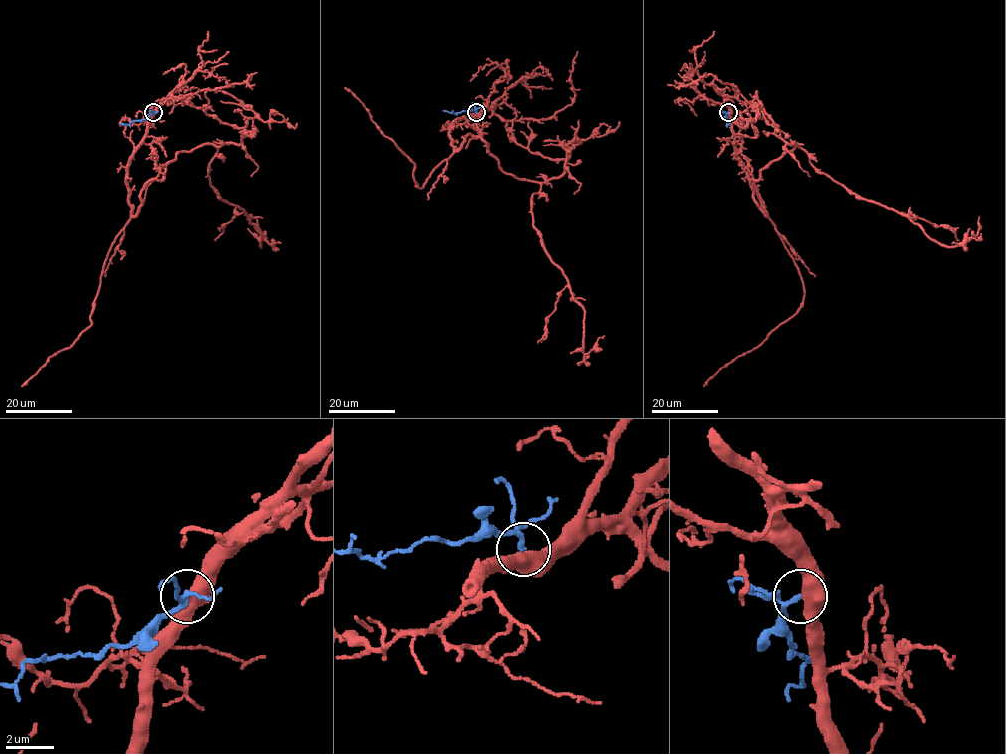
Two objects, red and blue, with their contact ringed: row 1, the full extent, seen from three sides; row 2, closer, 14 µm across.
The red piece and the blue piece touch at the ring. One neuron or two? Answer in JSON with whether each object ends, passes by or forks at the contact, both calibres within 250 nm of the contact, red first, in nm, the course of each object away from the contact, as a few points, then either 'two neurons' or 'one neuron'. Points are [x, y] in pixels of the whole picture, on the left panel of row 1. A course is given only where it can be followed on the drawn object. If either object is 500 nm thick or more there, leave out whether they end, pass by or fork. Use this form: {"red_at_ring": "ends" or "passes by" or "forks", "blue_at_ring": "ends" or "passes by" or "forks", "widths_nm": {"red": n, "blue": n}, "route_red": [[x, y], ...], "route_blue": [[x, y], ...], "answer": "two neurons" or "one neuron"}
{"widths_nm": {"red": 550, "blue": 160}, "route_red": [[153, 112], [143, 141], [157, 179], [180, 151], [215, 145], [209, 183], [261, 246], [281, 243]], "route_blue": [[153, 112], [128, 124], [120, 124]], "answer": "one neuron"}

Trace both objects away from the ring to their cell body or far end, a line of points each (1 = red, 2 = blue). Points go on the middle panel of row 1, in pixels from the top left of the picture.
1: (476, 113), (466, 119), (498, 166), (540, 184), (532, 197), (532, 223), (584, 314), (583, 352), (604, 336)
2: (476, 112), (455, 114), (443, 110)

